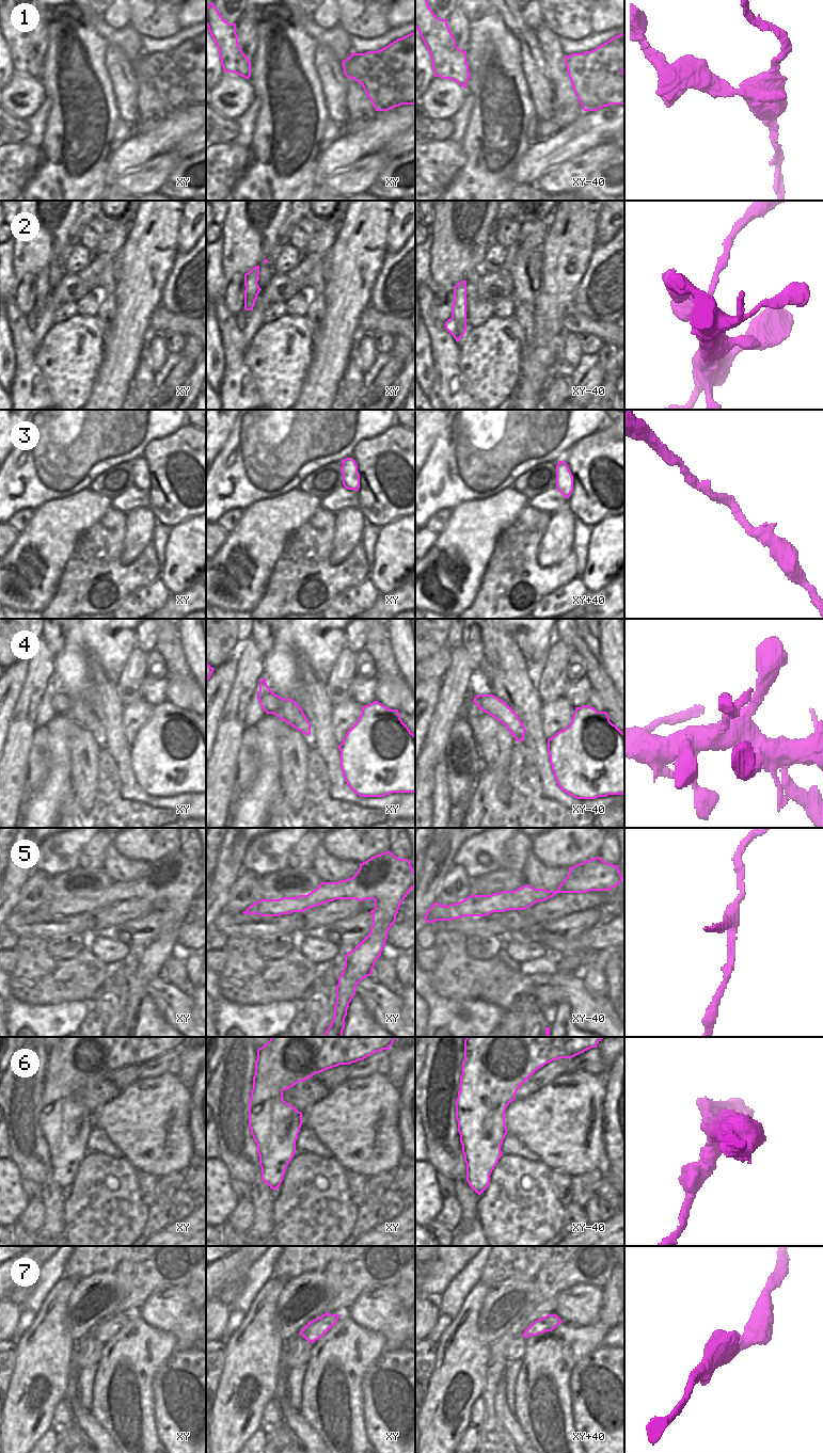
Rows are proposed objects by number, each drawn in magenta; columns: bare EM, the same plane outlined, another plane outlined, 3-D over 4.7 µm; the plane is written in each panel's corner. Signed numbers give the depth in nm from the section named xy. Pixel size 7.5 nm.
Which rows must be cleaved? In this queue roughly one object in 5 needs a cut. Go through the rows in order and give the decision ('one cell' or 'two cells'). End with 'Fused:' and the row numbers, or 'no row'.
1: two cells
2: two cells
3: one cell
4: one cell
5: one cell
6: one cell
7: one cell
Fused: 1, 2

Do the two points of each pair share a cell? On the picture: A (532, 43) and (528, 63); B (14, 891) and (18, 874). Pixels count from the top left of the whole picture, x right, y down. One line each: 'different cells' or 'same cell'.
A: same cell
B: same cell

